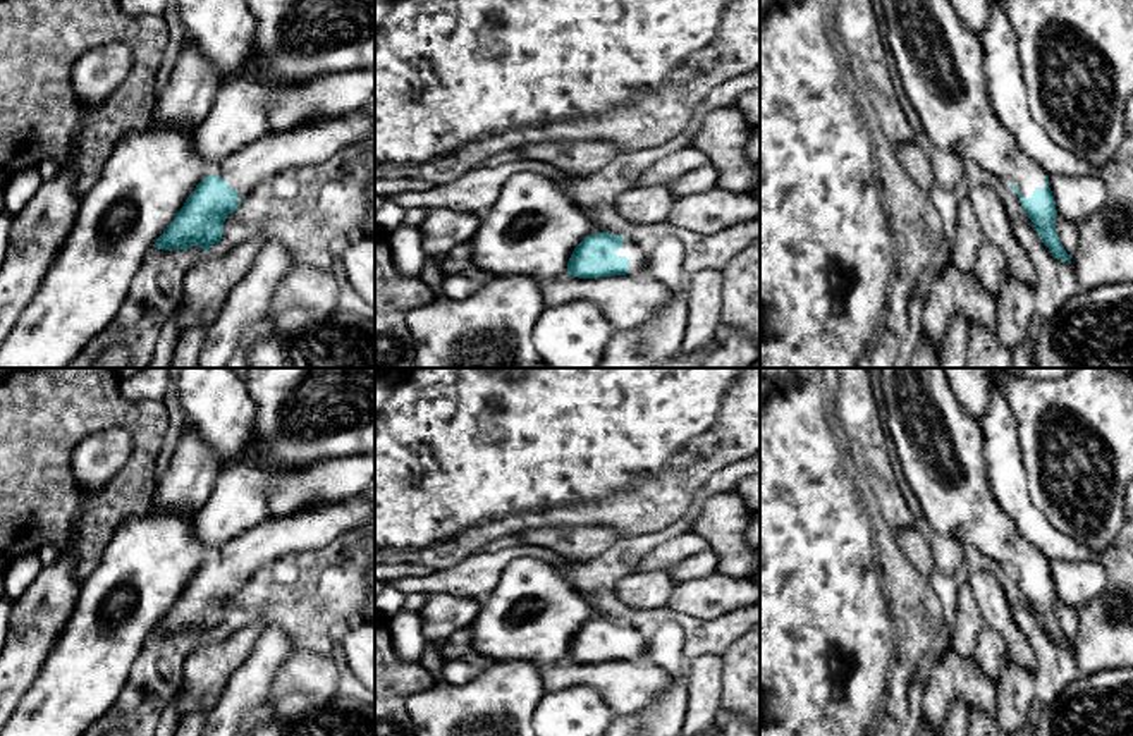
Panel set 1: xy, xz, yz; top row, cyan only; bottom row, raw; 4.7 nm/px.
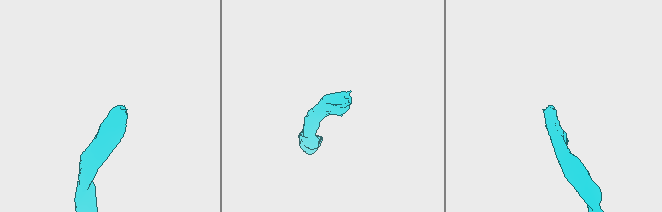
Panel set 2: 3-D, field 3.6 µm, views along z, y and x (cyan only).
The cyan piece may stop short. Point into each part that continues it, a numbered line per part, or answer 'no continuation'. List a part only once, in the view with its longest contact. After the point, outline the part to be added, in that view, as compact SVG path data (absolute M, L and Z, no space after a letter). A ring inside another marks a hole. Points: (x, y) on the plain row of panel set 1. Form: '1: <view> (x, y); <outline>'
1: xy (152, 558); M368 494L339 504L309 506L285 518L268 518L220 547L196 540L194 516L150 507L143 516L127 518L98 567L81 583L65 628L55 638L36 679L2 726L0 736L83 736L119 698L148 636L205 562L220 561L237 576L242 588L263 564L327 547L339 535L363 524L373 509L375 500Z

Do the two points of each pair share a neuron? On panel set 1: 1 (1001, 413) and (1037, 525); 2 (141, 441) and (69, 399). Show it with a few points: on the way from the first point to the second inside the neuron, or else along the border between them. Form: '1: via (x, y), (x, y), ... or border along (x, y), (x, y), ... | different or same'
1: via (1001, 441), (1004, 470), (1013, 497) | same
2: via (129, 422), (121, 413), (88, 399) | same

